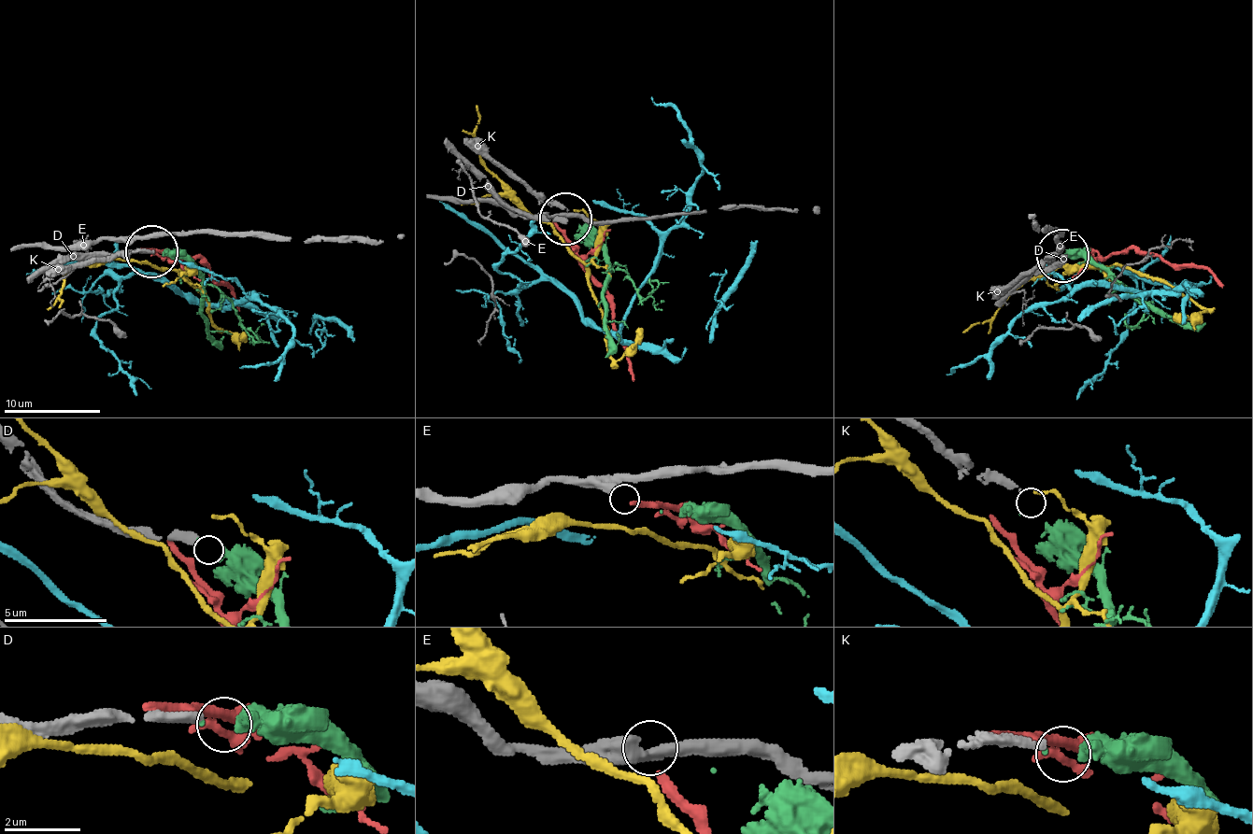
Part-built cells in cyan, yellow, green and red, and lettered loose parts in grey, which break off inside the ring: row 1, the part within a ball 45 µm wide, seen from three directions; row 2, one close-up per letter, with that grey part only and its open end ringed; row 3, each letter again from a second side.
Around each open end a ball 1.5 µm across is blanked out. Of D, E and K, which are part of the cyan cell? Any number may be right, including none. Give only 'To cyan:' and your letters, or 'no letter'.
To cyan: no letter

